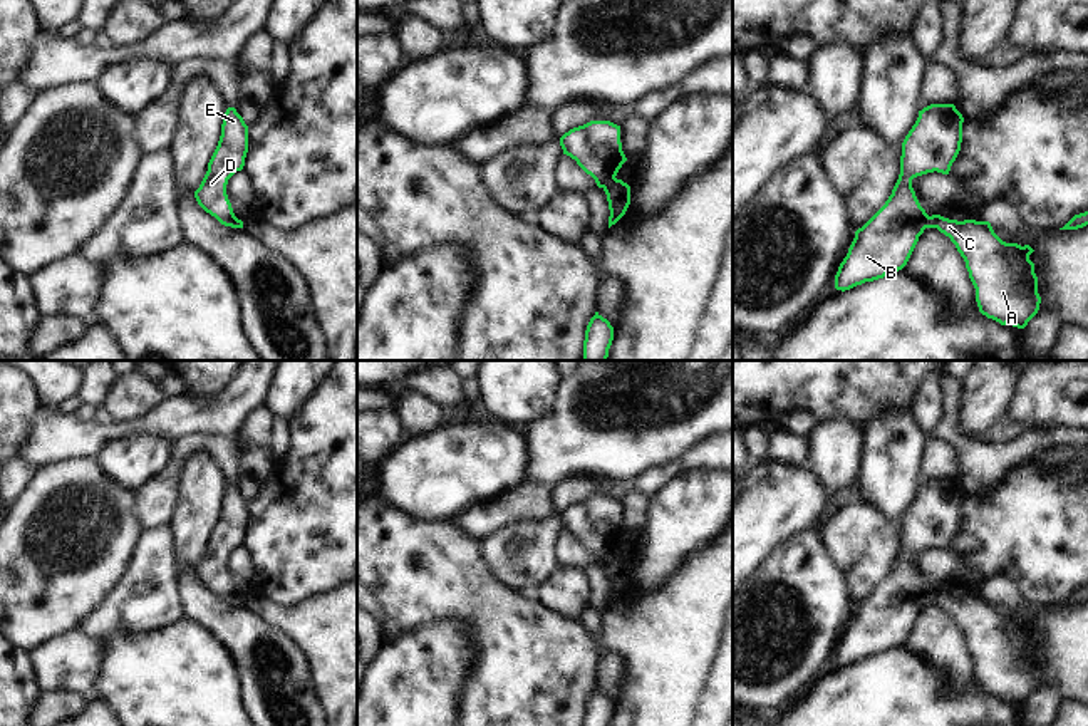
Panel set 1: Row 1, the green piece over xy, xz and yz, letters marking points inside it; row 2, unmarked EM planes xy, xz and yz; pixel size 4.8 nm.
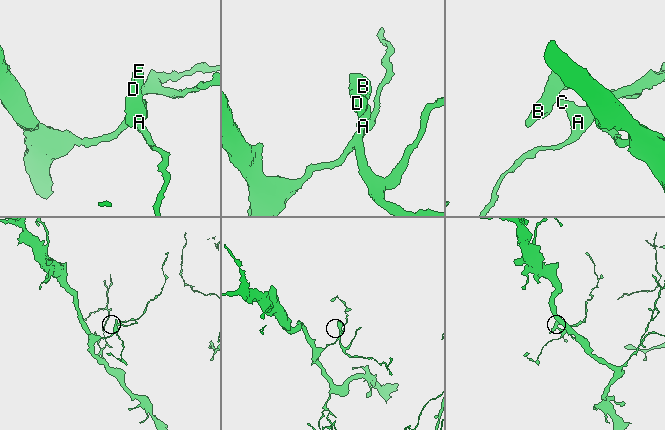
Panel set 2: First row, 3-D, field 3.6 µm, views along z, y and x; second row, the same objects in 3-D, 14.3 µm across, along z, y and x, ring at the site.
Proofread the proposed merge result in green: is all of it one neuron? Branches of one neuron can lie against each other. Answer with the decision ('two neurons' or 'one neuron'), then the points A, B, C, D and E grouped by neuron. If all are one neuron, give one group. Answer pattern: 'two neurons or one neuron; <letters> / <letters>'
two neurons; A C / B D E

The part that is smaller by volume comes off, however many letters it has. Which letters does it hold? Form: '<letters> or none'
B, D, E

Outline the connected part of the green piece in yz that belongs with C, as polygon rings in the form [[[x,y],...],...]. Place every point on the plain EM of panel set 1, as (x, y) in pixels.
[[[932,590],[927,604],[951,614],[966,637],[979,687],[1001,701],[1024,704],[1038,689],[1041,672],[1029,620],[1006,619],[989,597],[949,595]]]

